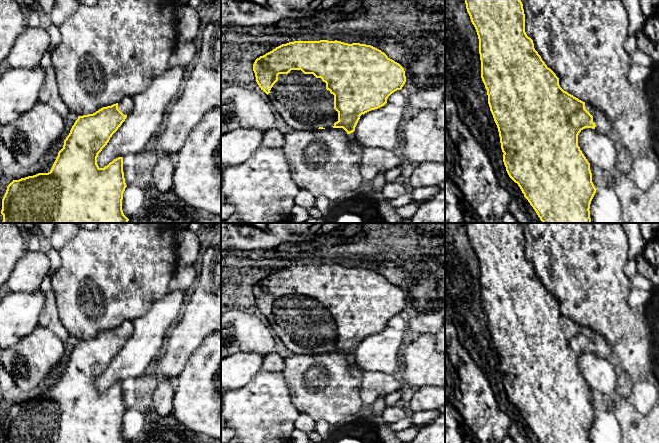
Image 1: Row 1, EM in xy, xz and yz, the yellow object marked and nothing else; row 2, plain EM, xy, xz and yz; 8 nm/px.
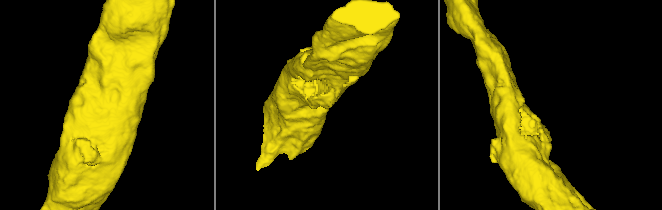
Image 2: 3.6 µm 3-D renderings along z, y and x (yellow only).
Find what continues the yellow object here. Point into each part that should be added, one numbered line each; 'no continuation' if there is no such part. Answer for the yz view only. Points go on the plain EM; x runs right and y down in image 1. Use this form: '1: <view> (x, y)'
1: yz (603, 349)

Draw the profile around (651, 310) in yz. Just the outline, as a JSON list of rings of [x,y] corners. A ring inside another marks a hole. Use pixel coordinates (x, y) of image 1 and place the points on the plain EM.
[[[659,289],[651,291],[651,297],[642,313],[651,330],[651,340],[654,353],[654,372],[659,380]]]

